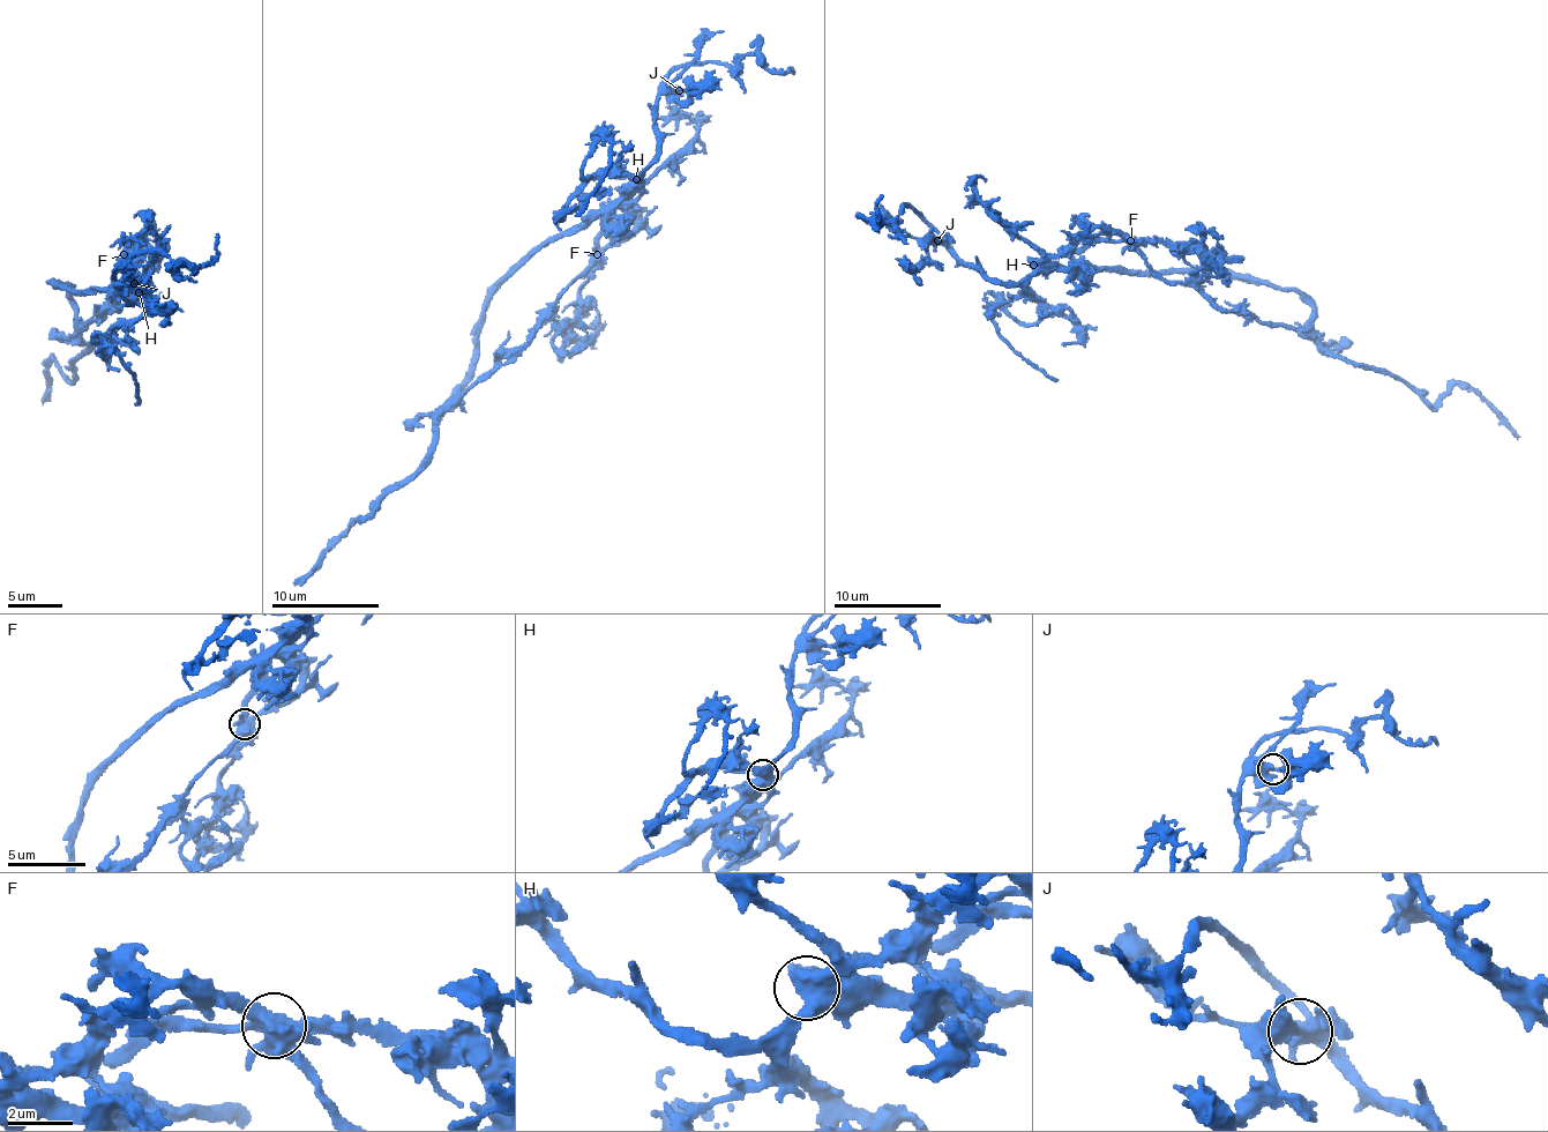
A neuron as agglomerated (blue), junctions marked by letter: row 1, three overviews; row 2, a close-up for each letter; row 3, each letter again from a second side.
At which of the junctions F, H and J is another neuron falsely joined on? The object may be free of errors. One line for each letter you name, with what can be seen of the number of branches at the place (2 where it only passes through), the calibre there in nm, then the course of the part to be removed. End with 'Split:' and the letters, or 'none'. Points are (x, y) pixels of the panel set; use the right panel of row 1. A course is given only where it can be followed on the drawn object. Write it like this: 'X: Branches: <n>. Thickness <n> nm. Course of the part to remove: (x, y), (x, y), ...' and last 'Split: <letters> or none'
F: Branches: 6. Thickness 500 nm. Course of the part to remove: (1130, 239), (1220, 253), (1242, 262)
Split: F

